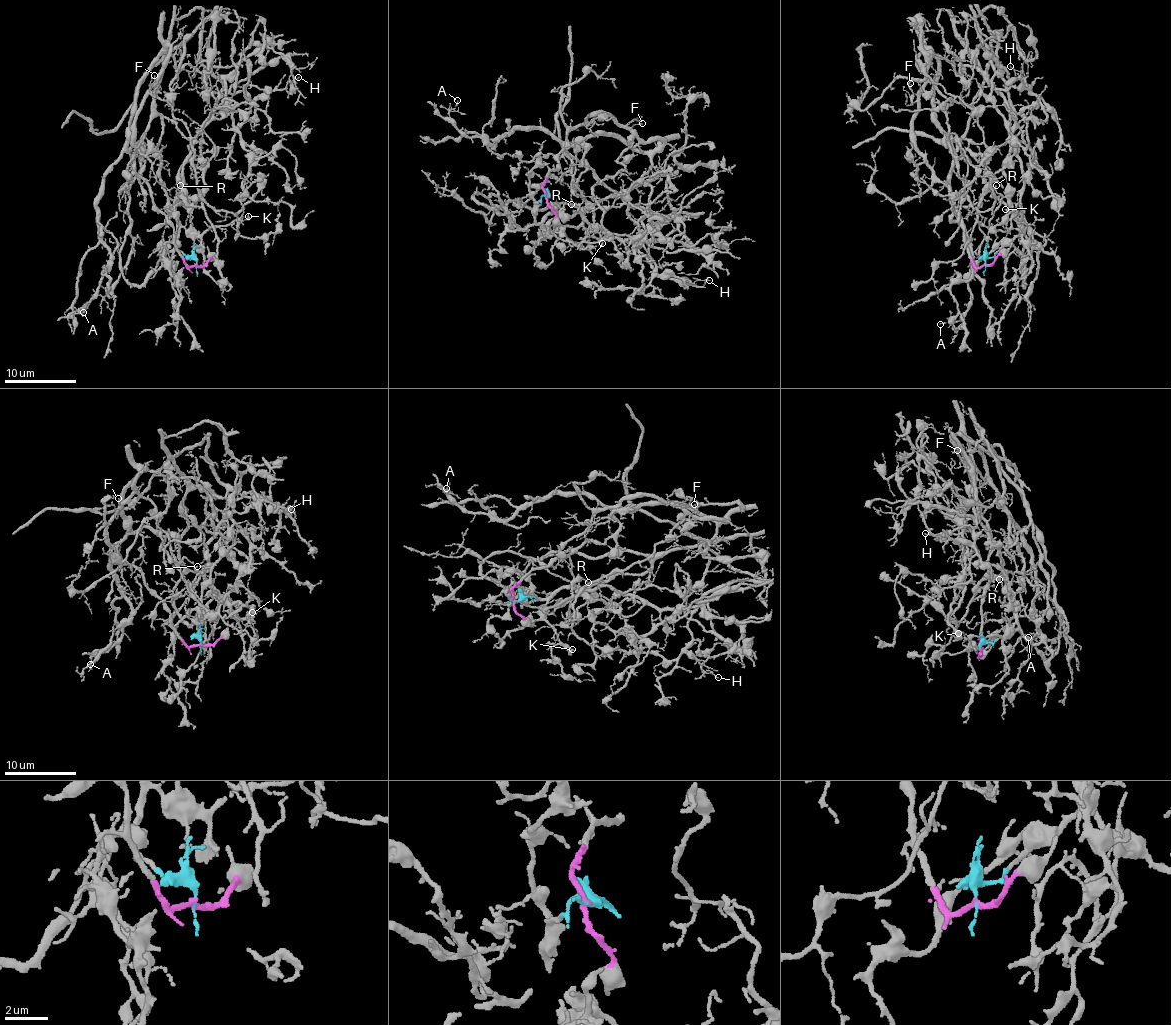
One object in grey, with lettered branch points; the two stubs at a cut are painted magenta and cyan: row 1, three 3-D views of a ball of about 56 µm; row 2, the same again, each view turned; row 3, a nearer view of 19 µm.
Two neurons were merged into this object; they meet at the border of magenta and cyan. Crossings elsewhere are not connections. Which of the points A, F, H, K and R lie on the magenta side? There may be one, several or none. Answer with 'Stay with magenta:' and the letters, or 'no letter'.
Stay with magenta: A, F

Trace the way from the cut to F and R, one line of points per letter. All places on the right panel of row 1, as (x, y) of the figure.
F: (986, 264), (977, 266), (974, 263), (949, 192), (918, 151), (913, 133), (918, 101), (910, 83)
R: (985, 264), (1021, 231), (1021, 220), (1010, 201), (994, 190), (995, 185)

